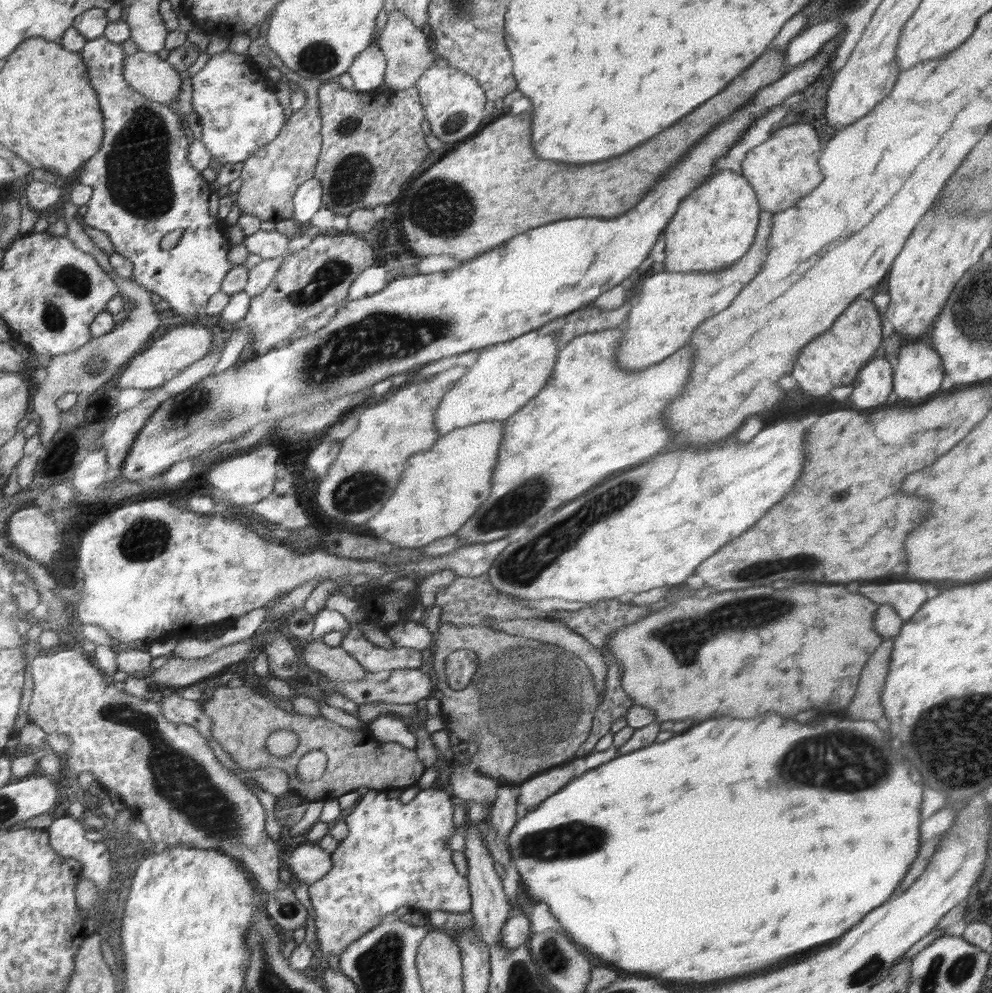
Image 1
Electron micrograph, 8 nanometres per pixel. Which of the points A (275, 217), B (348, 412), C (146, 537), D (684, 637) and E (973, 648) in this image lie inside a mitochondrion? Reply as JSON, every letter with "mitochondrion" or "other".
{"A":"other","B":"other","C":"mitochondrion","D":"mitochondrion","E":"other"}

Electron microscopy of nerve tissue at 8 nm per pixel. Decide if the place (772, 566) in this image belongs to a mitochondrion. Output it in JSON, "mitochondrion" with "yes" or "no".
{"mitochondrion":"yes"}

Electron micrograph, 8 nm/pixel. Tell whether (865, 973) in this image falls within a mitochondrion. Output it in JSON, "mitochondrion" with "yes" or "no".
{"mitochondrion":"yes"}

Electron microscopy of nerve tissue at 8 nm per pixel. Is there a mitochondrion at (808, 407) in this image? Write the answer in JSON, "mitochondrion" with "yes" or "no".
{"mitochondrion":"no"}

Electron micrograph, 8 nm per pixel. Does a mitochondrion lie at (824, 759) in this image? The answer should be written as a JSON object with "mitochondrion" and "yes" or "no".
{"mitochondrion":"yes"}

